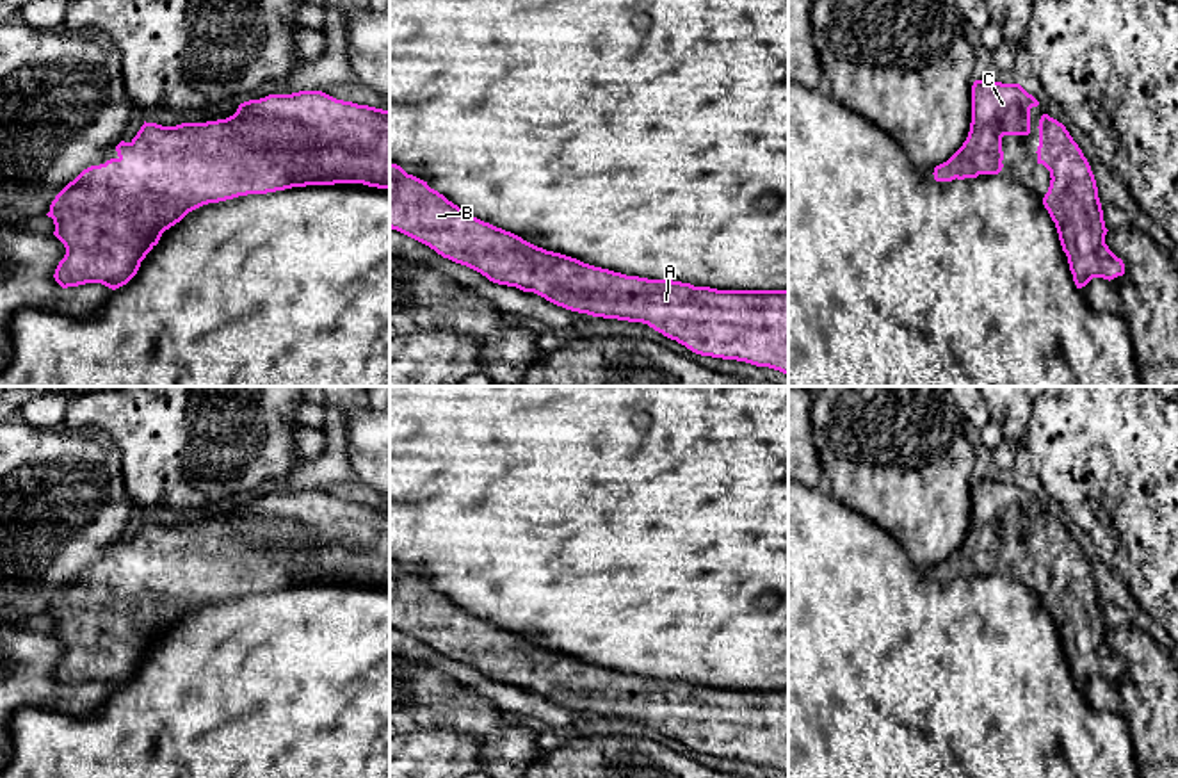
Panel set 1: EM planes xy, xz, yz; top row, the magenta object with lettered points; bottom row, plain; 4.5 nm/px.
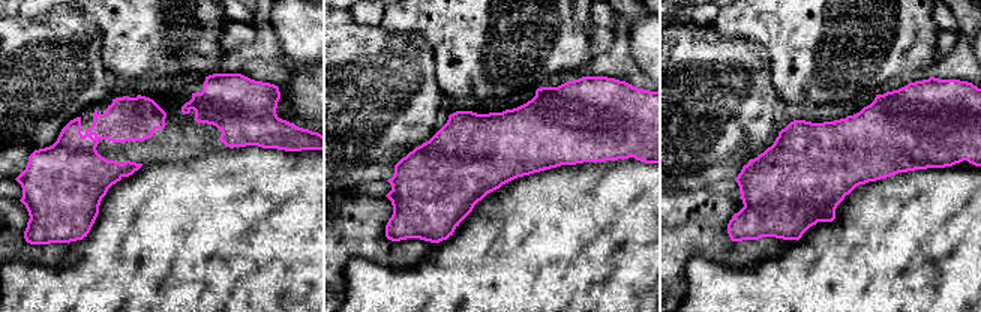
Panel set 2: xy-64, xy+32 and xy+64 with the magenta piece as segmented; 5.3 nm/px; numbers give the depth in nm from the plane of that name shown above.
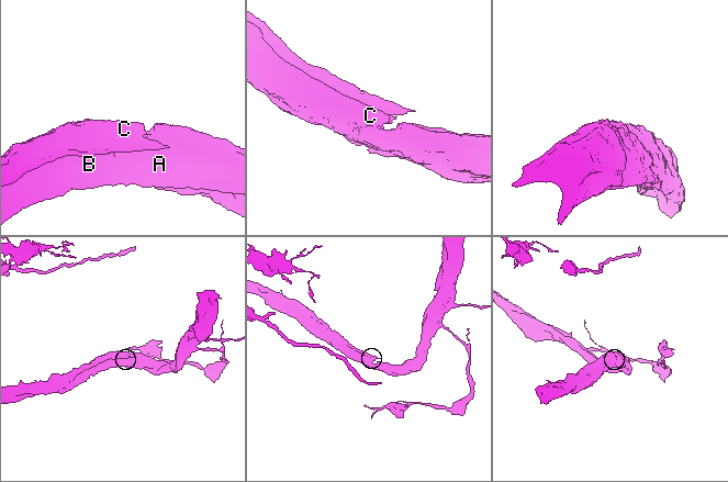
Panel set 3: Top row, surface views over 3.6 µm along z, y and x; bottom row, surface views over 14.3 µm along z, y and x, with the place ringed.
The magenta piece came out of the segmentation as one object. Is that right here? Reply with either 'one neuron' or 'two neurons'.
one neuron

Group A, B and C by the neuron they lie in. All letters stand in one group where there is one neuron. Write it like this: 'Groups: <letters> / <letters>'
Groups: A B C

